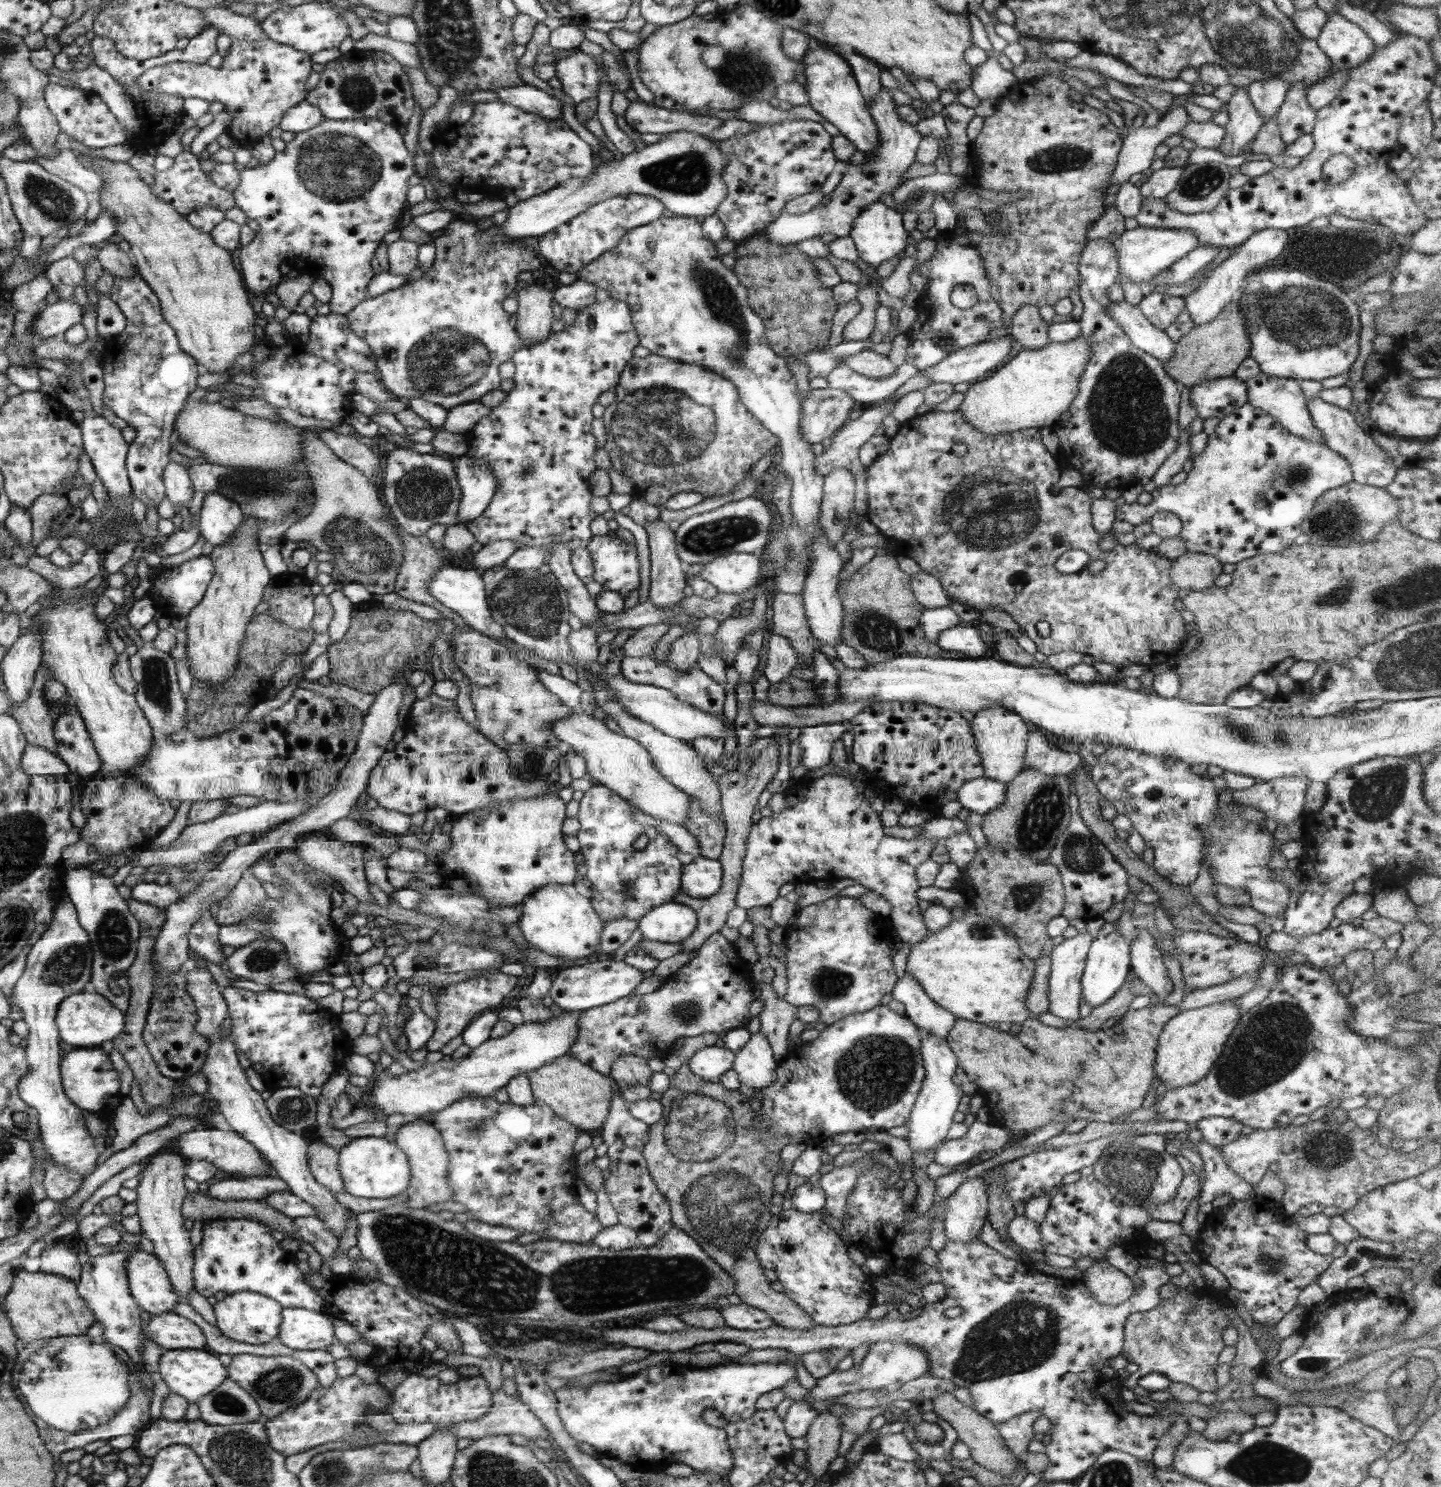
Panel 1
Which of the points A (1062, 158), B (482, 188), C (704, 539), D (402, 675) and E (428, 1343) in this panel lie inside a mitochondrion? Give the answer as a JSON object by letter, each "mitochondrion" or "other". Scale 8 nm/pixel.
{"A":"mitochondrion","B":"other","C":"mitochondrion","D":"other","E":"other"}

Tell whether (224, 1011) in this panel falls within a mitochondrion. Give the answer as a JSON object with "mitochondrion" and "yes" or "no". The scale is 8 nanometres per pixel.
{"mitochondrion":"no"}

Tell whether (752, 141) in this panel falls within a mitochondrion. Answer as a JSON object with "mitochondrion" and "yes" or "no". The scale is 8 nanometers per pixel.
{"mitochondrion":"no"}

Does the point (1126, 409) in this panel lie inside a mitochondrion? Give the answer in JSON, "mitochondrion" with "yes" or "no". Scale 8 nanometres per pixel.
{"mitochondrion":"yes"}

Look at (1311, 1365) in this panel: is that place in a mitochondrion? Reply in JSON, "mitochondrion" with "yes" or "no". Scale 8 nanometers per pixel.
{"mitochondrion":"yes"}

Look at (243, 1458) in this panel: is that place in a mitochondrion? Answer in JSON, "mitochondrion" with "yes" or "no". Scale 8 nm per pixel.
{"mitochondrion":"yes"}

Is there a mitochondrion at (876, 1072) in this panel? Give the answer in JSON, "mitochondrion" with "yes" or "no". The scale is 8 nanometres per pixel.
{"mitochondrion":"yes"}

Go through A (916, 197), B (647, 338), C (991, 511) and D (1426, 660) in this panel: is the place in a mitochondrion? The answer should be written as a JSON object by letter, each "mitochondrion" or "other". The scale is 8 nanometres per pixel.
{"A":"mitochondrion","B":"other","C":"mitochondrion","D":"mitochondrion"}

